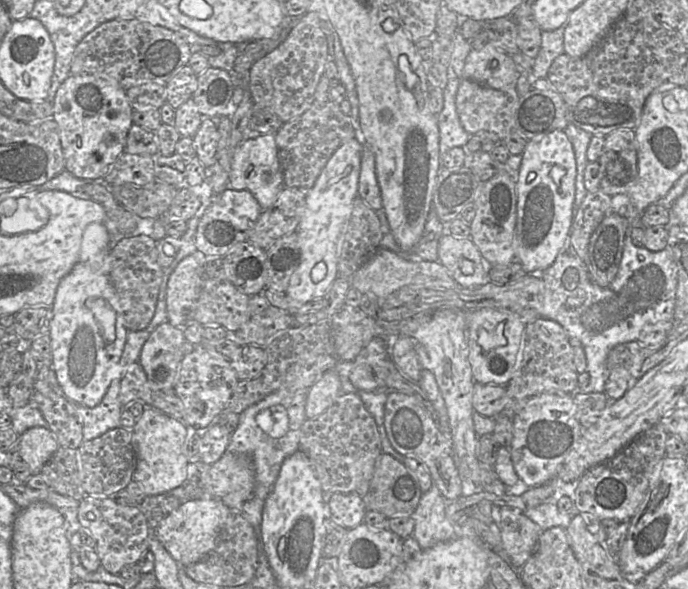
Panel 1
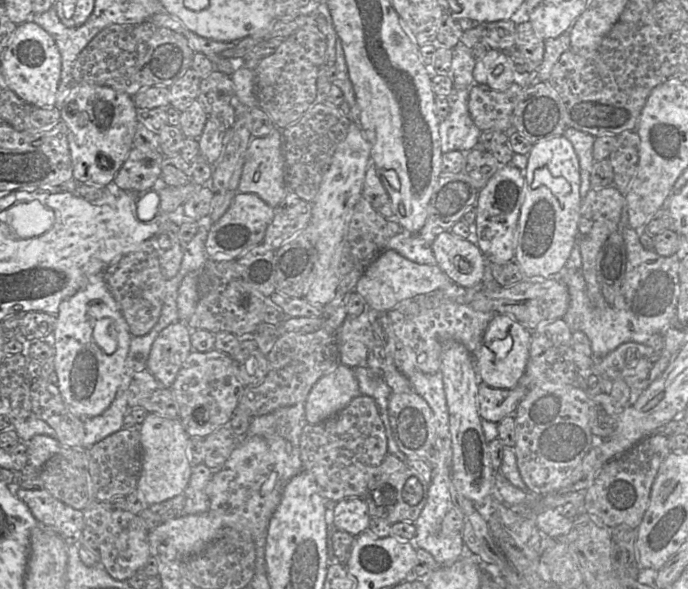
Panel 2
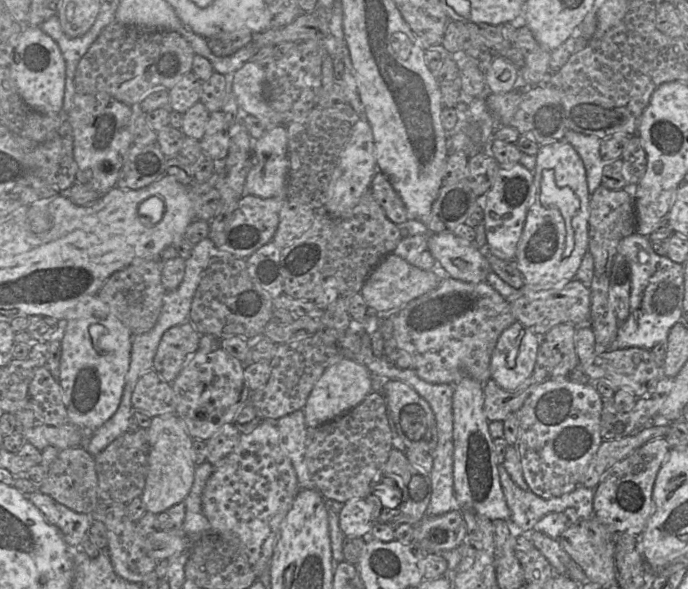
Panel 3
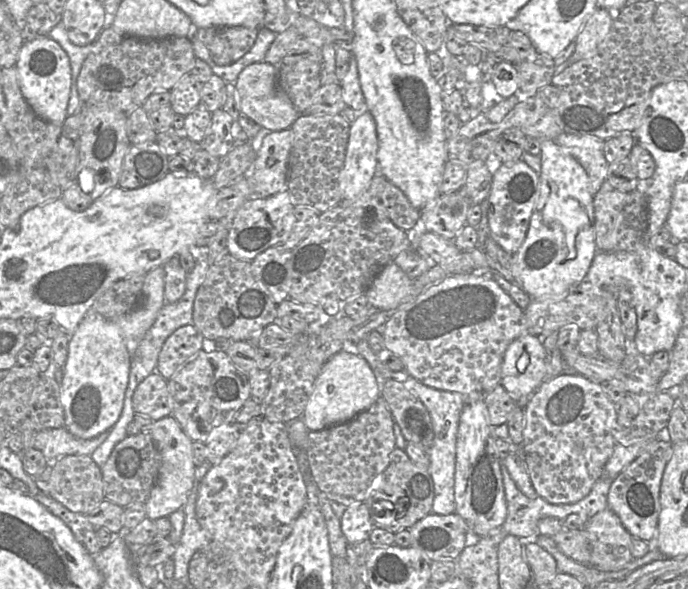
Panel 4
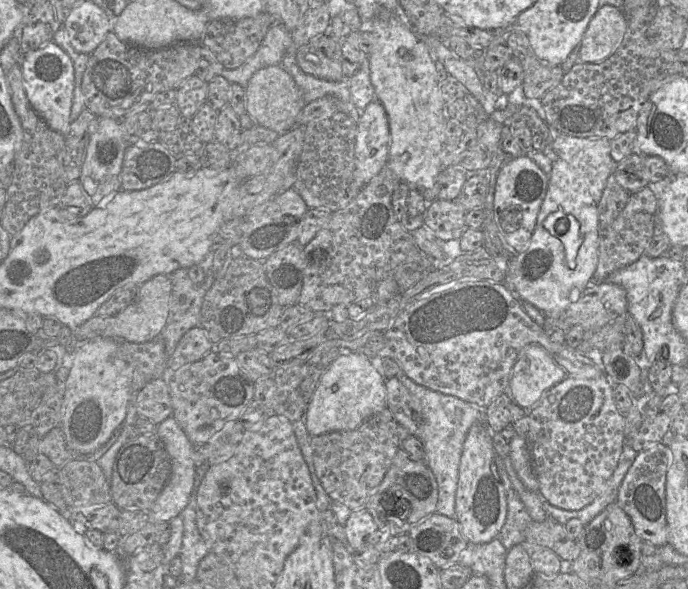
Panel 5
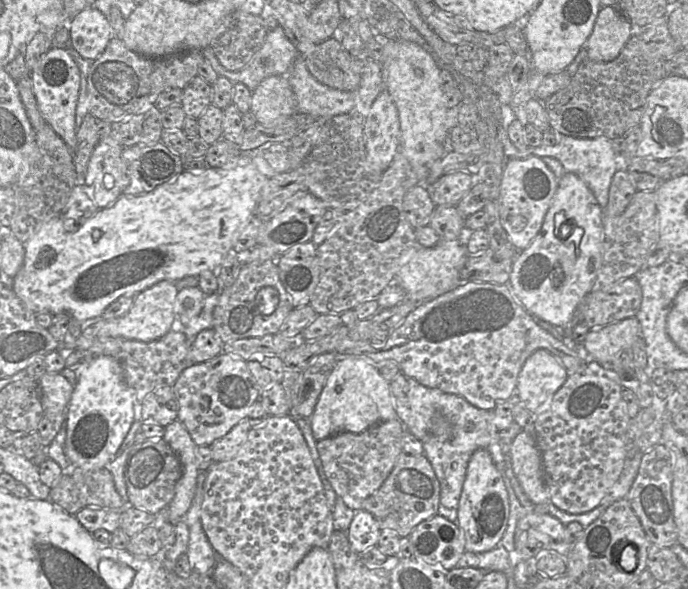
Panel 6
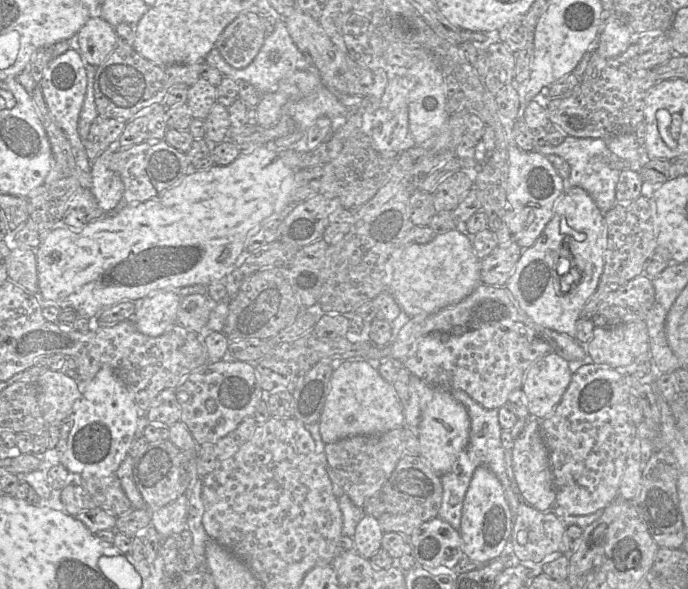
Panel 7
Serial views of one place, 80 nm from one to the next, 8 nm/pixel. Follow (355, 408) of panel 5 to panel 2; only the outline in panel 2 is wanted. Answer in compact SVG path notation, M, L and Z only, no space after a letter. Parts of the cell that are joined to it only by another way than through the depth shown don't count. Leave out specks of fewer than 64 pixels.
M339 364L312 387L304 403L306 421L310 424L321 423L345 408L359 395L362 394L353 369Z

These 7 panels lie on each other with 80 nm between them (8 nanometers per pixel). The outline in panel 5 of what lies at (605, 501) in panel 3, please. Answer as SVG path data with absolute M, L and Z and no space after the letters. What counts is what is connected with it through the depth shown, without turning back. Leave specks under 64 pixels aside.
M663 441L637 452L618 490L616 503L630 517L635 532L645 542L657 547L668 542L665 482L672 452Z

